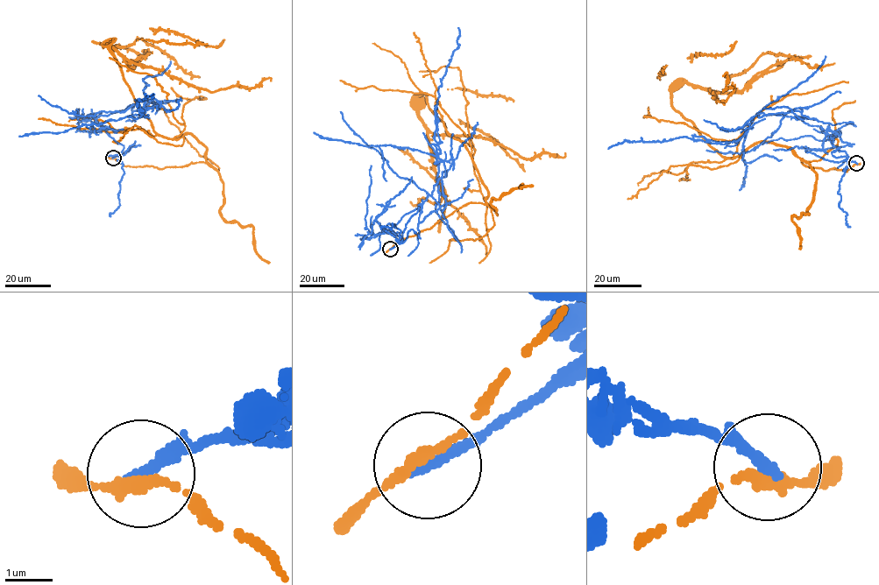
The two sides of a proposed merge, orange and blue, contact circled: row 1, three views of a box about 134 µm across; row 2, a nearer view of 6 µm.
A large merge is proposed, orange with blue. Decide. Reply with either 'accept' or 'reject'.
reject

